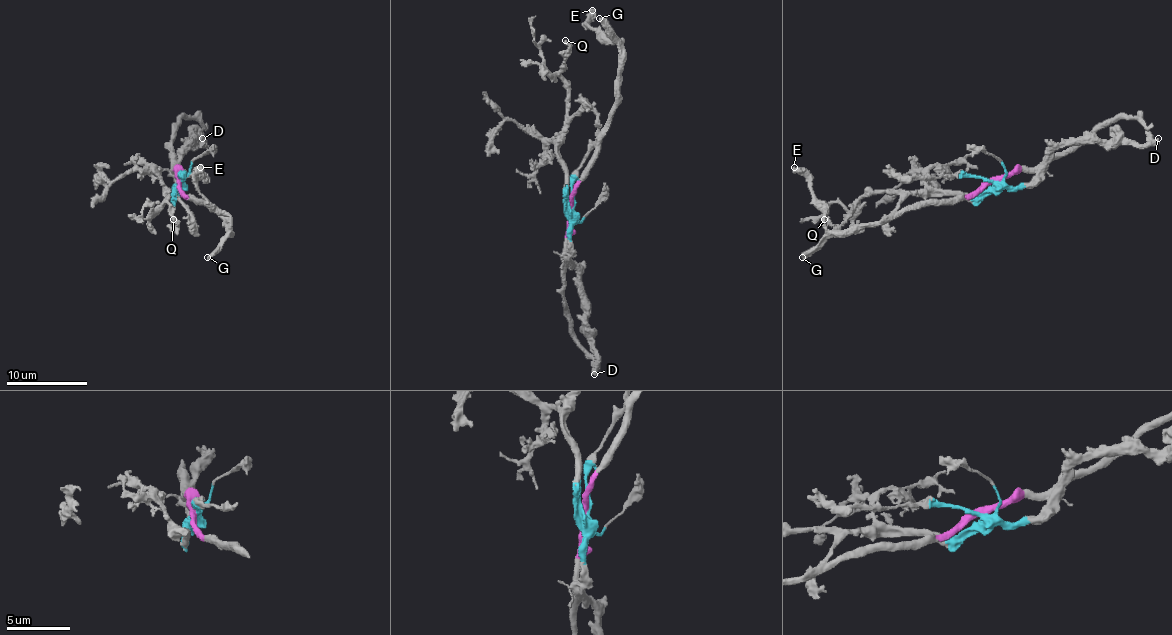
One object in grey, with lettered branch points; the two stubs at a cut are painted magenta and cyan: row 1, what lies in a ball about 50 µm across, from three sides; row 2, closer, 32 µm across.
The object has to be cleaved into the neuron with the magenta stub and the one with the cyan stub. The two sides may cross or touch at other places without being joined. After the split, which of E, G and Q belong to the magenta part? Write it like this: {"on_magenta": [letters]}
{"on_magenta": ["E", "G"]}

